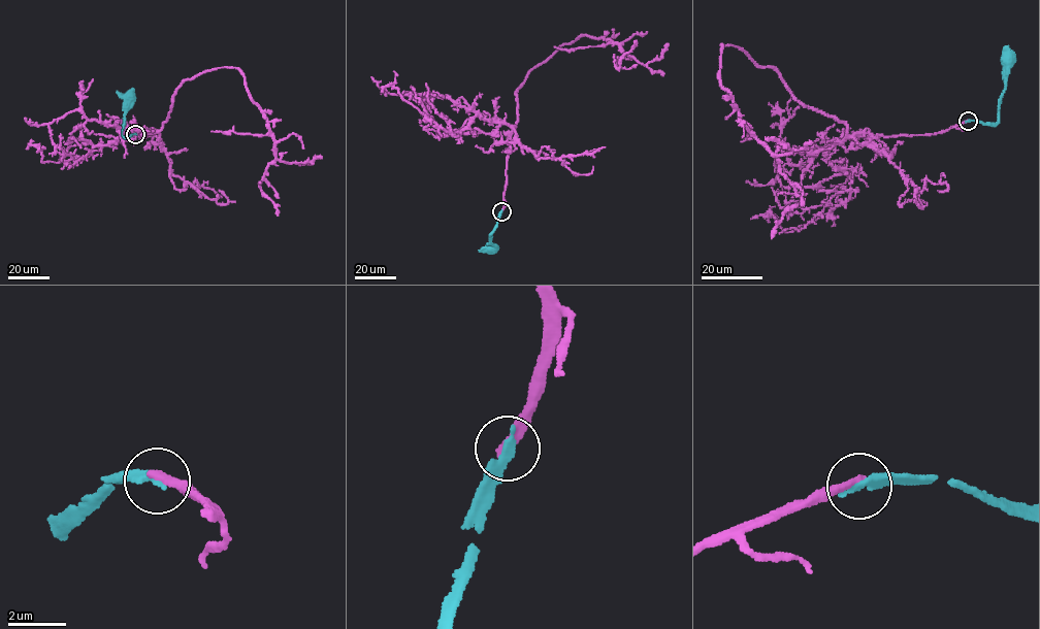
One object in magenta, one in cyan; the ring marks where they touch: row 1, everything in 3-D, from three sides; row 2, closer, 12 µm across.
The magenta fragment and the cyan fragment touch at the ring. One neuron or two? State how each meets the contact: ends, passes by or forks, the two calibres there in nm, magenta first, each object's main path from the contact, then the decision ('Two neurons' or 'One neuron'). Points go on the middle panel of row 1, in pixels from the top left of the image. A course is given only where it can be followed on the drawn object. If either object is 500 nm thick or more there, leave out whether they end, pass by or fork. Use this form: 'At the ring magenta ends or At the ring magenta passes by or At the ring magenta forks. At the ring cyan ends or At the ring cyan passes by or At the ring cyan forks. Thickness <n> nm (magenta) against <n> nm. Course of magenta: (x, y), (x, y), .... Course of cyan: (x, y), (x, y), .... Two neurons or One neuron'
At the ring magenta ends. At the ring cyan ends. Thickness 360 nm (magenta) against 360 nm. Course of magenta: (501, 211), (518, 119), (515, 93), (527, 74), (585, 34), (618, 43), (624, 55), (618, 68), (637, 40). Course of cyan: (501, 211), (489, 235), (490, 249). Two neurons

